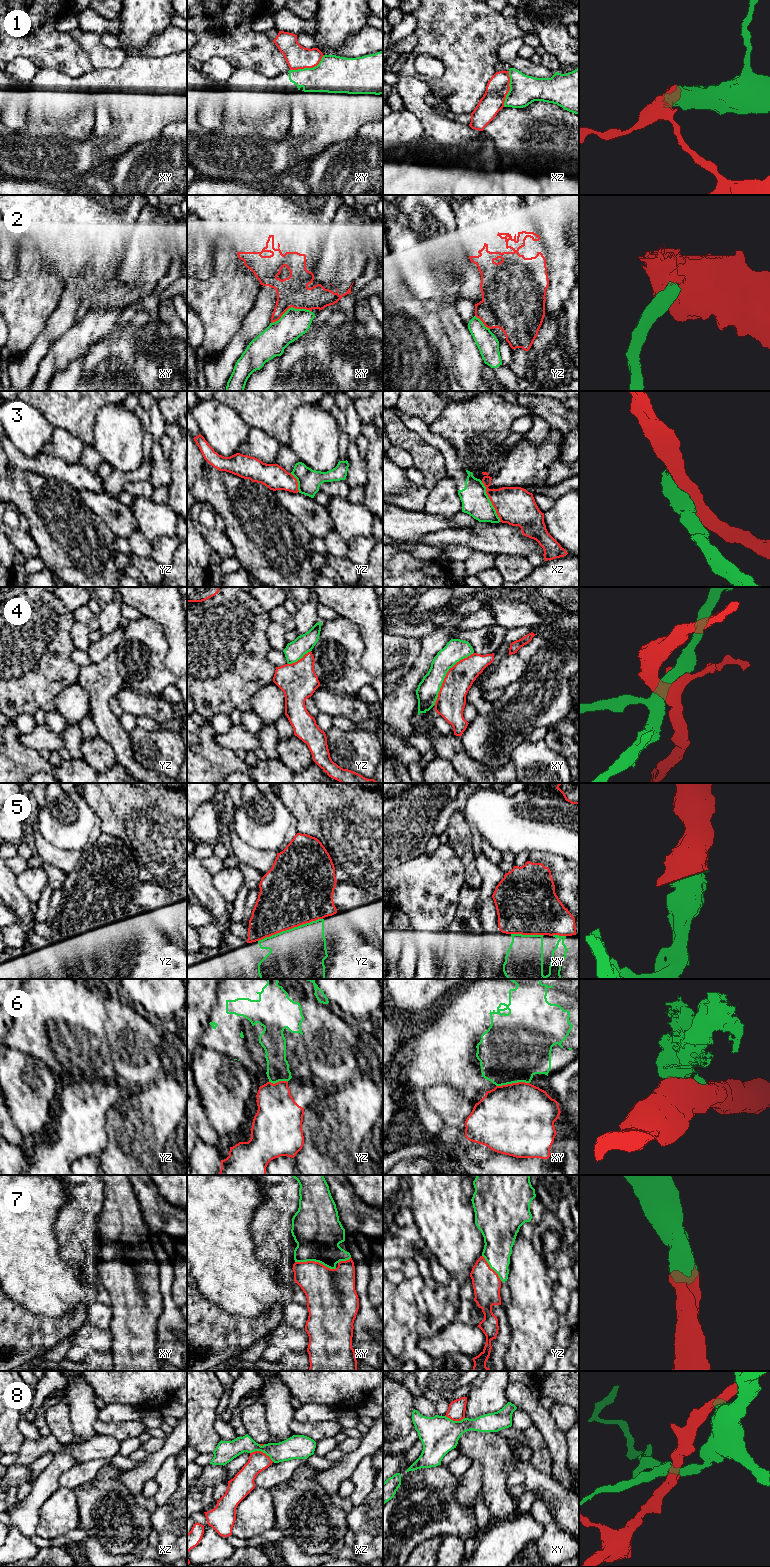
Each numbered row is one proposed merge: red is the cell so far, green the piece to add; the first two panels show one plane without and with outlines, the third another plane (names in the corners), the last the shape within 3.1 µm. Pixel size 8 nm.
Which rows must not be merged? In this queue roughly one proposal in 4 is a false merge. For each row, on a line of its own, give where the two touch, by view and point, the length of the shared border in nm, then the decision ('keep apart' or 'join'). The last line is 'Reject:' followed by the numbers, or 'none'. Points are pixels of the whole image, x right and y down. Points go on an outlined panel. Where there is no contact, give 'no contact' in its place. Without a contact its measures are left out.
1: contact xy (308, 67); length 300 nm; keep apart
2: contact xy (291, 306); length 340 nm; keep apart
3: contact xz (490, 500); length 360 nm; keep apart
4: contact xy (446, 675); length 550 nm; keep apart
5: contact yz (290, 928); length 550 nm; join
6: contact xy (512, 1083); length 280 nm; keep apart
7: contact xy (316, 1262); length 340 nm; join
8: contact xz (262, 1452); length 200 nm; keep apart
Reject: 1, 2, 3, 4, 6, 8

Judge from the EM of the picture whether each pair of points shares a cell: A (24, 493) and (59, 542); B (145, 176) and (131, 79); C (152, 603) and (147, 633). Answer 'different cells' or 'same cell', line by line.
A: same cell
B: different cells
C: different cells

